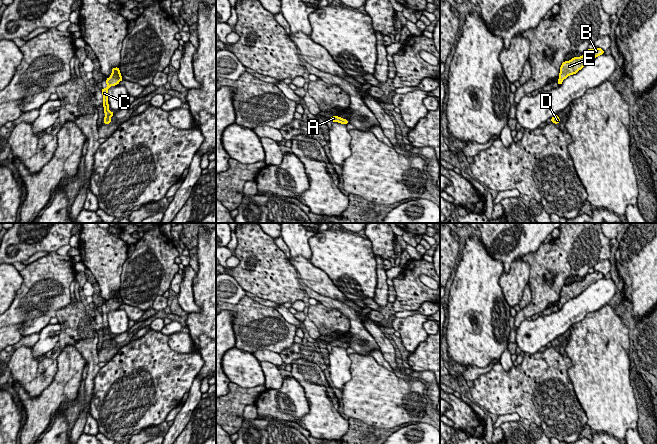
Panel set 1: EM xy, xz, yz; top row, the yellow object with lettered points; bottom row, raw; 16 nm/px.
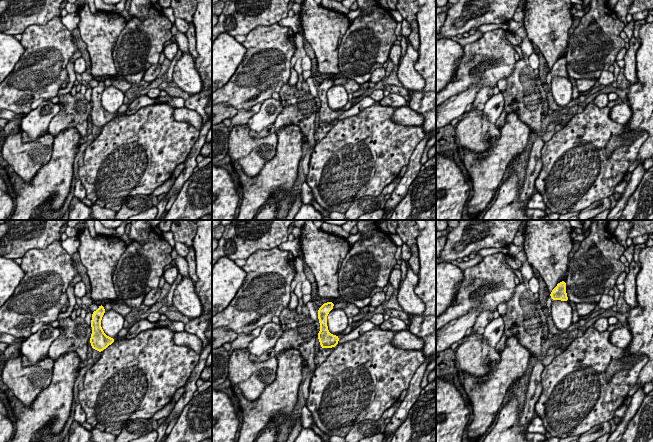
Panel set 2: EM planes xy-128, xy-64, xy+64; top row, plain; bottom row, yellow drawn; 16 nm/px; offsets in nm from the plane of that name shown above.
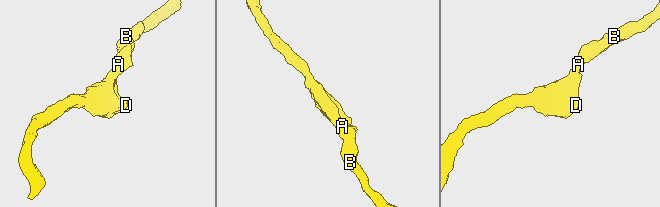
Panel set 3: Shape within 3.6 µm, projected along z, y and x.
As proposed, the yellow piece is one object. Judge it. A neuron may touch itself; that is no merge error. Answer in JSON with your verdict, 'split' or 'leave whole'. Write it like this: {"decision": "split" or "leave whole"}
{"decision": "leave whole"}

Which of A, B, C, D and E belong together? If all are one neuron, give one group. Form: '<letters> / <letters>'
A B C D E

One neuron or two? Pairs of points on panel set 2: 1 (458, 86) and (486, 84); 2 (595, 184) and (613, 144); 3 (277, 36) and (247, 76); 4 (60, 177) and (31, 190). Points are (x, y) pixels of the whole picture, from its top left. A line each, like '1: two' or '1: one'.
1: one
2: two
3: one
4: one

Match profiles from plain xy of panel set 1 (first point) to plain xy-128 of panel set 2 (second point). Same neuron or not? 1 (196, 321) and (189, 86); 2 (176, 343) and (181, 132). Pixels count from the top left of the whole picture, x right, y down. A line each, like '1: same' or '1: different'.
1: different
2: different

